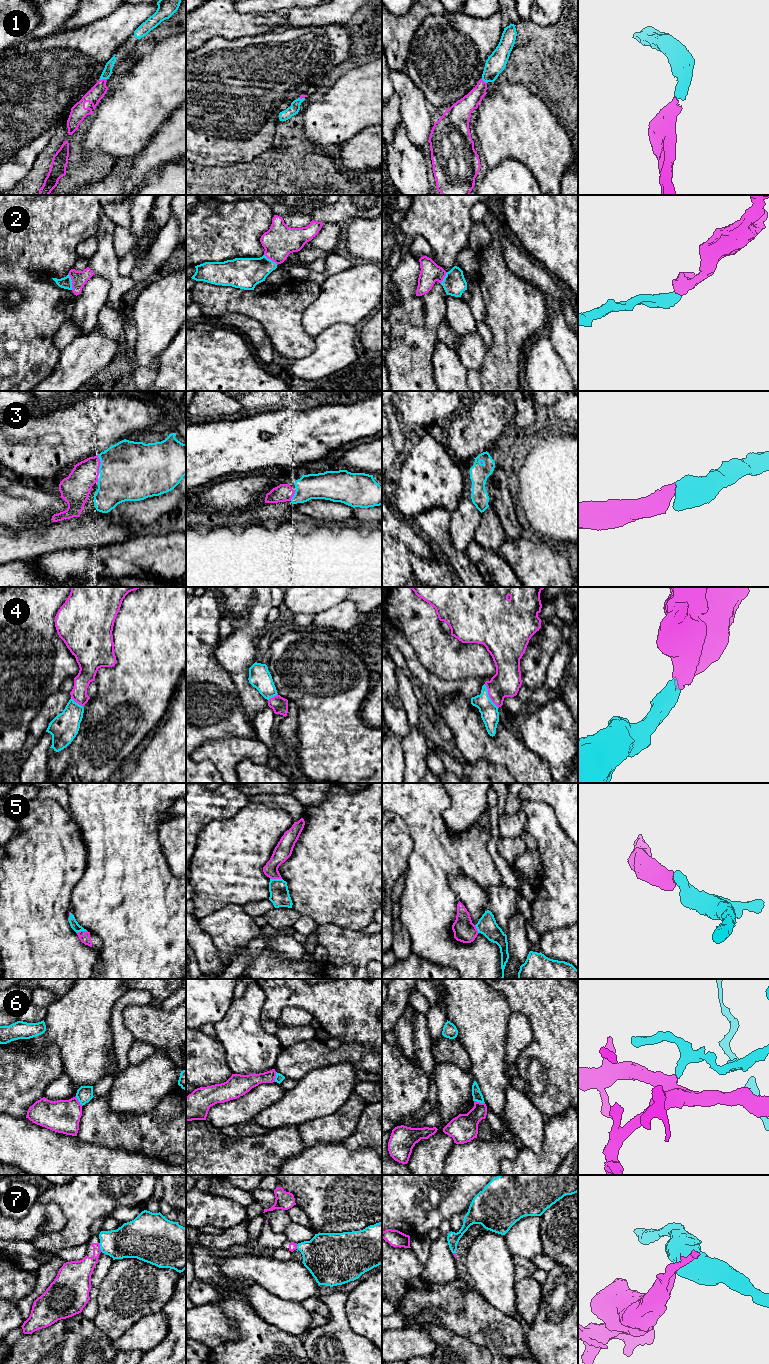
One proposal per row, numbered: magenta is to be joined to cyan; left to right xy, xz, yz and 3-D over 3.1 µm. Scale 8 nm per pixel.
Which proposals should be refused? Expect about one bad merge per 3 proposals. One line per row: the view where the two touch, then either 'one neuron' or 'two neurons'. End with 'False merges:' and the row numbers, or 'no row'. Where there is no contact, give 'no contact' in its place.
1: meets cyan in xy; one neuron
2: meets cyan in xy; one neuron
3: meets cyan in xy; one neuron
4: meets cyan in yz; one neuron
5: meets cyan in xz; one neuron
6: meets cyan in yz; two neurons
7: meets cyan in xy; two neurons
False merges: 6, 7

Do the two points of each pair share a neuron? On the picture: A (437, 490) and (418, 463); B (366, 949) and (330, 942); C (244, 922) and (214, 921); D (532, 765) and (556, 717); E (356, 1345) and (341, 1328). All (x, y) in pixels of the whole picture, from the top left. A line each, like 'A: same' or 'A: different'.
A: same
B: same
C: same
D: different
E: same

